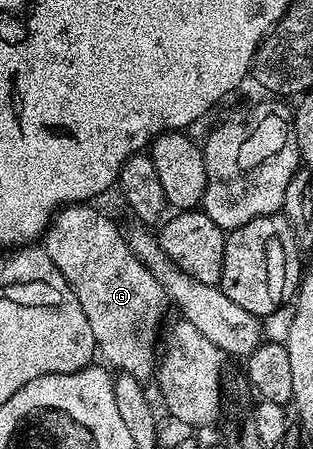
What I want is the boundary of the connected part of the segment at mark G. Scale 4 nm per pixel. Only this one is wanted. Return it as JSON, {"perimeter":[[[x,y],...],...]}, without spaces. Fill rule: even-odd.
{"perimeter":[[[72,205],[64,207],[51,220],[51,226],[45,232],[41,246],[81,301],[81,309],[85,317],[89,317],[89,329],[93,329],[98,354],[104,355],[108,359],[106,362],[116,372],[131,375],[140,381],[147,381],[150,375],[152,378],[157,367],[155,334],[159,331],[163,310],[169,307],[169,300],[157,277],[153,277],[153,273],[149,273],[149,269],[145,269],[143,262],[133,253],[128,236],[122,235],[115,228],[114,221],[109,216],[102,215],[95,205]]]}

